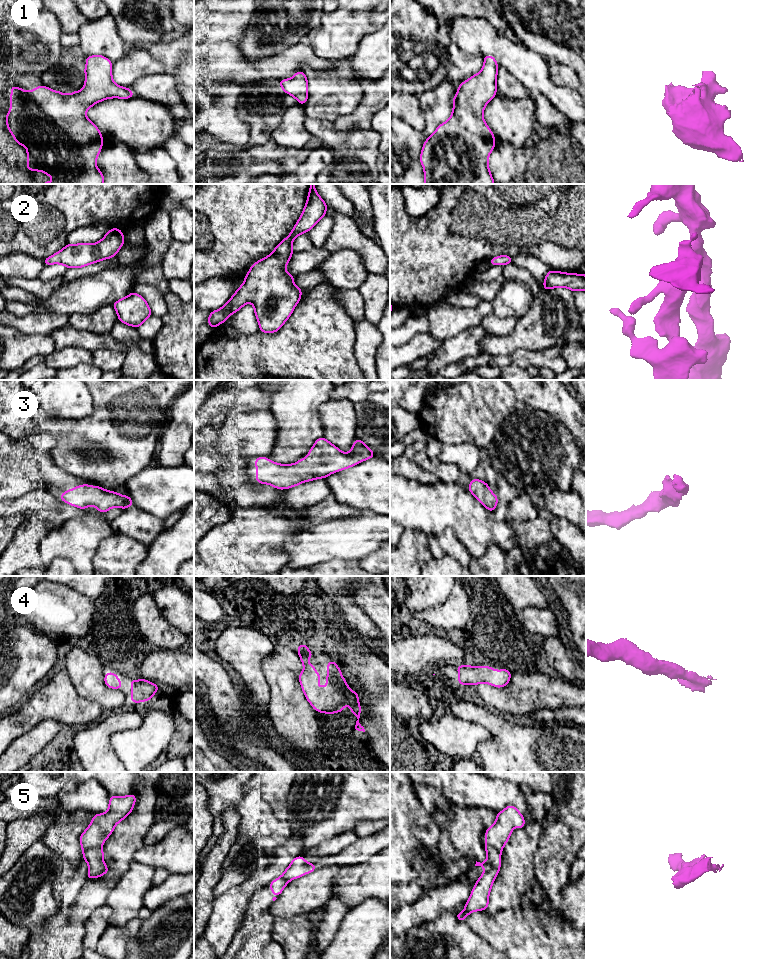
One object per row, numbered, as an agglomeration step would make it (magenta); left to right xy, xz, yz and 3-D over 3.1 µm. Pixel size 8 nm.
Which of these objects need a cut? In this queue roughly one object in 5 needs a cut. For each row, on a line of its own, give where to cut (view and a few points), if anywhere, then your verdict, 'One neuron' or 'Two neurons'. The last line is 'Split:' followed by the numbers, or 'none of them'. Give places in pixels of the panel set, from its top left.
1: No split. One neuron
2: No split. One neuron
3: No split. One neuron
4: No split. One neuron
5: Split along xy (100, 845), (88, 849), (83, 854). Two neurons
Split: 5

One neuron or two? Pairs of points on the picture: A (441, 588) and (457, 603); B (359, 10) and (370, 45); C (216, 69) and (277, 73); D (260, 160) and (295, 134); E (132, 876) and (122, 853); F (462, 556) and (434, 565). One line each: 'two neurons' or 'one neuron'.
A: two neurons
B: two neurons
C: one neuron
D: two neurons
E: two neurons
F: two neurons

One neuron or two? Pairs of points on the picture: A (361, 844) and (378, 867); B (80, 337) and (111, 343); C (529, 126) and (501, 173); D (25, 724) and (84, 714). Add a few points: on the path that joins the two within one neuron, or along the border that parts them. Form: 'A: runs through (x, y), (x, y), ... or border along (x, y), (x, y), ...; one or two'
A: border along (379, 851), (363, 862), (348, 865); two
B: runs through (88, 340), (103, 341); one
C: border along (498, 140), (517, 147), (529, 143); two
D: runs through (40, 712), (69, 712); one

